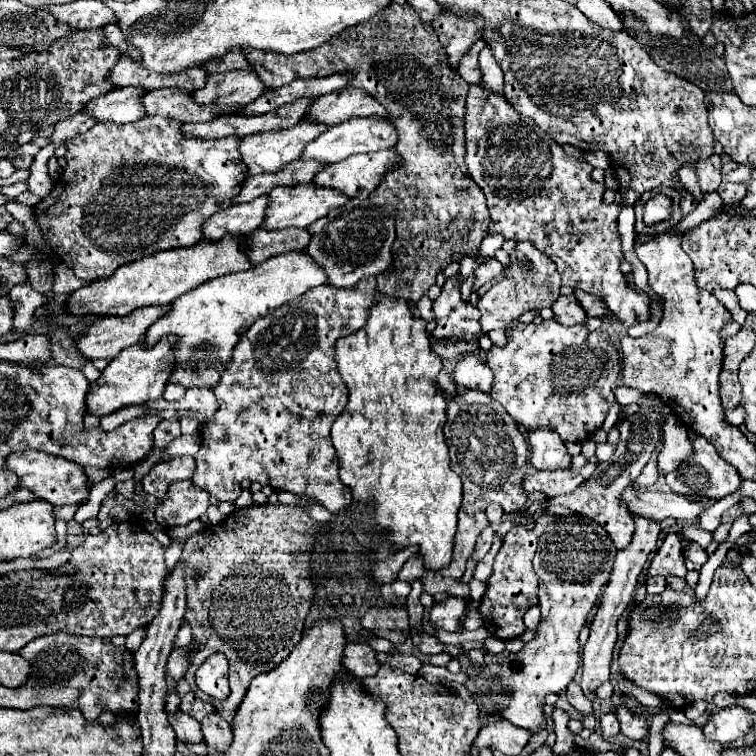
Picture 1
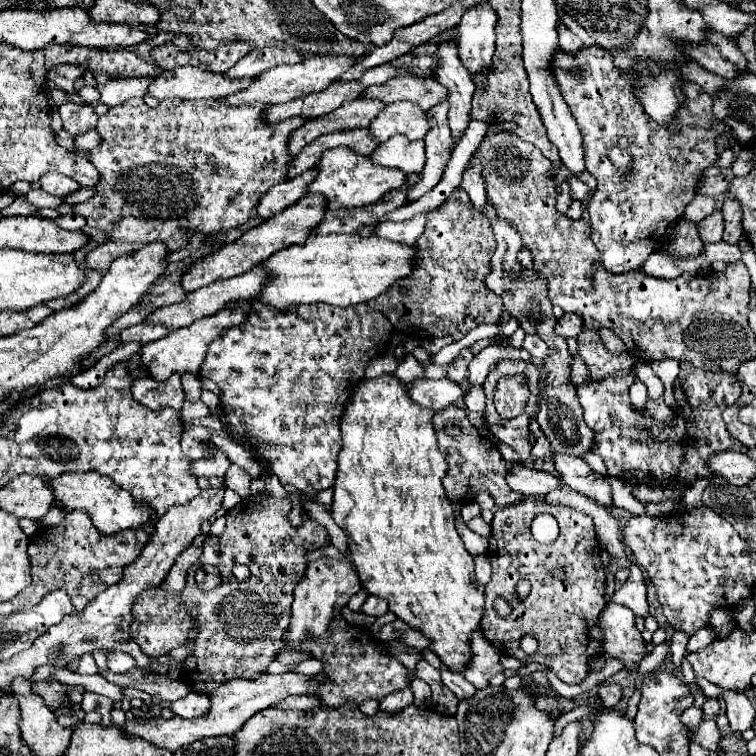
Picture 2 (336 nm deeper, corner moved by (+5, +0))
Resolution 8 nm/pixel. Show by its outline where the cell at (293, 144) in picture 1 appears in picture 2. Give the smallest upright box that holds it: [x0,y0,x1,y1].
[288,98,386,156]

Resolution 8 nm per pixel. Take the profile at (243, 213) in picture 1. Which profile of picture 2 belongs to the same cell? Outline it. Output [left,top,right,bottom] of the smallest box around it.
[258,168,318,220]

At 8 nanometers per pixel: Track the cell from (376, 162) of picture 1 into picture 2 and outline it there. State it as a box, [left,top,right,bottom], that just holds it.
[370,134,426,174]

